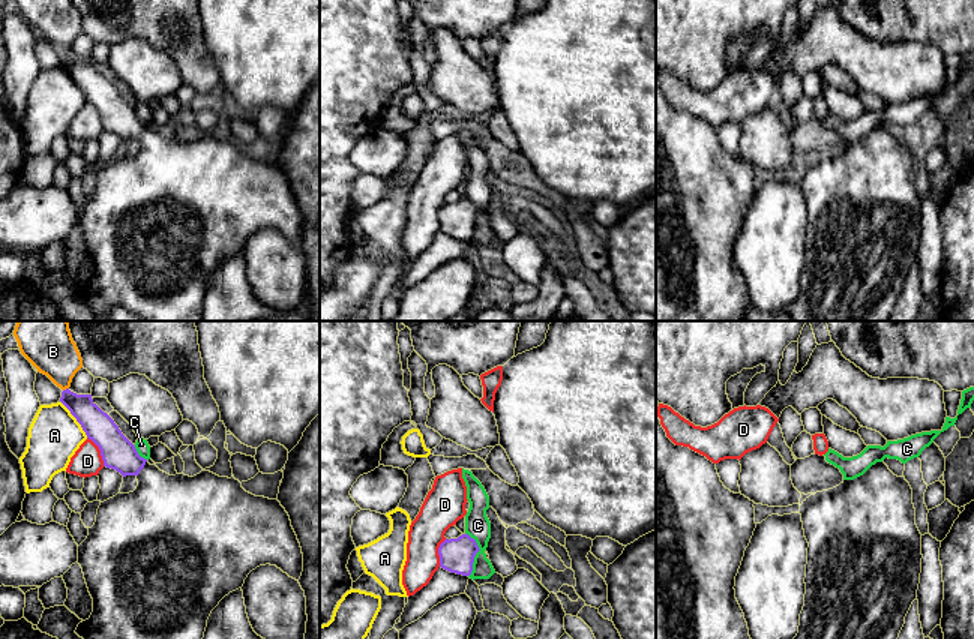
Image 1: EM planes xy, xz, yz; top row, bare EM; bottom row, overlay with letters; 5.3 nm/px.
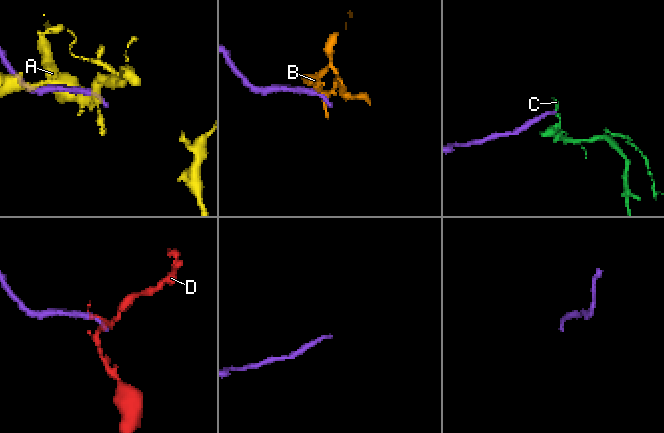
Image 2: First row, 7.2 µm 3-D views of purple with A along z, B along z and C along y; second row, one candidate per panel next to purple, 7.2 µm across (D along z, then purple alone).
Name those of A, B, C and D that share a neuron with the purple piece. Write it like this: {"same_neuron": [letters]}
{"same_neuron": []}

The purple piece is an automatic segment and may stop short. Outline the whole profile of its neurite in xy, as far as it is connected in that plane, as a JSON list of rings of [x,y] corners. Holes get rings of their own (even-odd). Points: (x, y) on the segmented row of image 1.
[[[69,388],[62,392],[60,402],[81,424],[87,438],[92,440],[101,450],[104,466],[116,470],[123,477],[135,476],[138,486],[134,492],[117,494],[116,496],[101,502],[96,514],[96,522],[89,528],[87,538],[78,546],[78,564],[83,568],[89,592],[93,598],[93,612],[89,620],[78,624],[75,633],[83,639],[203,639],[207,627],[207,620],[219,602],[230,592],[243,586],[248,574],[260,566],[276,566],[290,578],[299,580],[303,572],[303,554],[297,536],[291,526],[291,520],[285,508],[278,500],[255,496],[242,488],[242,483],[234,477],[219,477],[210,471],[189,477],[185,474],[170,476],[161,471],[156,465],[150,465],[141,458],[135,446],[122,434],[114,420],[104,412],[92,399],[92,394],[77,394]]]

